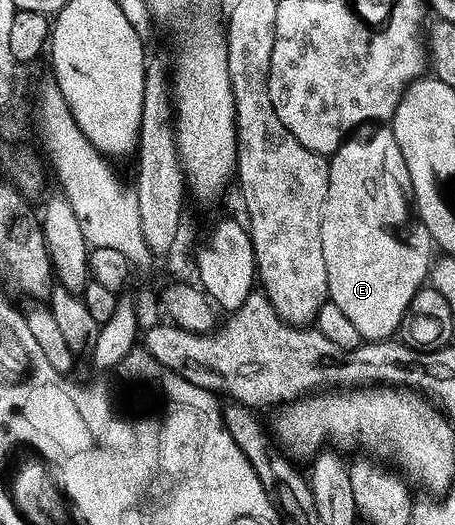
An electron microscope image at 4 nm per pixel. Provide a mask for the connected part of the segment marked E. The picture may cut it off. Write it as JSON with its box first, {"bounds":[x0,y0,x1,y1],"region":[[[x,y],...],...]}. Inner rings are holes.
{"bounds":[321,124,429,342],"region":[[[379,124],[374,127],[372,134],[360,133],[341,143],[330,155],[327,167],[329,168],[329,192],[325,196],[325,204],[321,212],[321,253],[325,256],[325,272],[327,273],[327,292],[329,300],[345,312],[345,316],[356,326],[360,339],[363,342],[385,342],[392,337],[395,329],[404,325],[407,317],[407,309],[413,300],[413,296],[428,281],[429,258],[423,255],[423,250],[413,243],[407,242],[407,217],[412,217],[413,210],[409,205],[409,194],[405,189],[404,179],[407,177],[405,168],[405,156],[401,156],[401,147],[397,144],[397,136],[386,125]]]}

